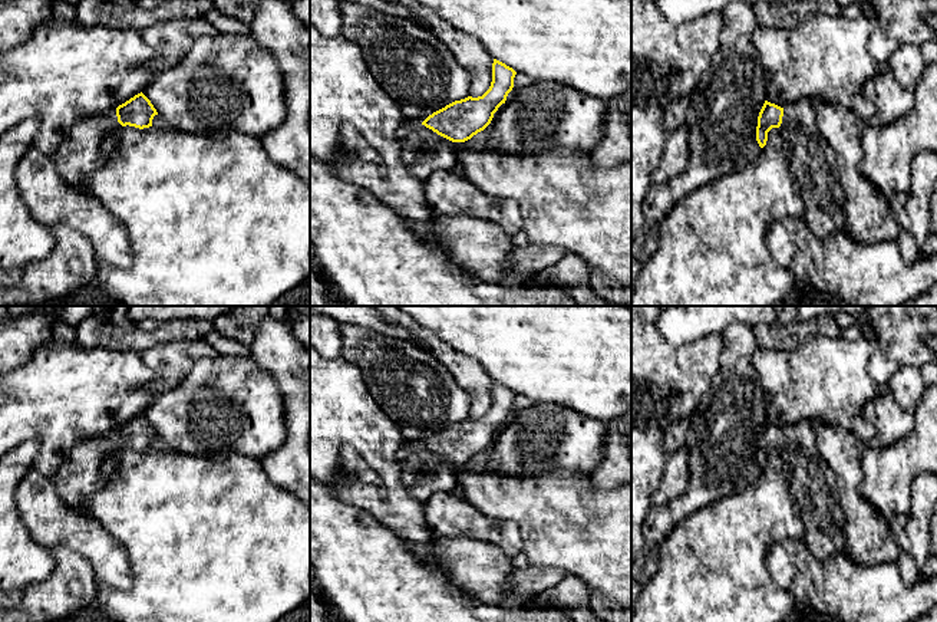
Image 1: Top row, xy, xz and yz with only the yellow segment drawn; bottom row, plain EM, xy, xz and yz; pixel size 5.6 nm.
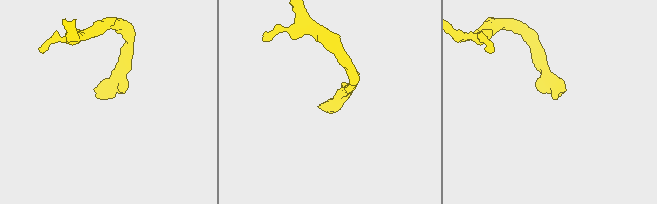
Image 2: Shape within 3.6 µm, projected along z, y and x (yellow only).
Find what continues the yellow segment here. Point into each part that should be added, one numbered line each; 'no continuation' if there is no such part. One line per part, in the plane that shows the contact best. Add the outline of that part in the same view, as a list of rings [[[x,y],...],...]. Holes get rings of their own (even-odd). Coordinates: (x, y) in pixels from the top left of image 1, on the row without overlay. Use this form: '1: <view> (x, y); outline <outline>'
1: xz (424, 473); outline [[[408,442],[397,454],[397,460],[402,463],[402,480],[406,486],[406,491],[412,498],[428,501],[436,493],[453,493],[458,484],[458,471],[455,465],[432,451],[426,450],[420,444]]]

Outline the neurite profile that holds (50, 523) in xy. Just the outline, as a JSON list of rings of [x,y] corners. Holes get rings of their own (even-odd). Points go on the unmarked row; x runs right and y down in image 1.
[[[30,468],[16,490],[16,506],[36,543],[46,549],[66,544],[90,563],[95,582],[131,588],[126,549],[98,520],[67,509],[52,478]]]

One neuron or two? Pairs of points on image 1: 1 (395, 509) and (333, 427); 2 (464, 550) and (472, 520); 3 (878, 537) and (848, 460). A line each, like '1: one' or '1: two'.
1: one
2: two
3: one

